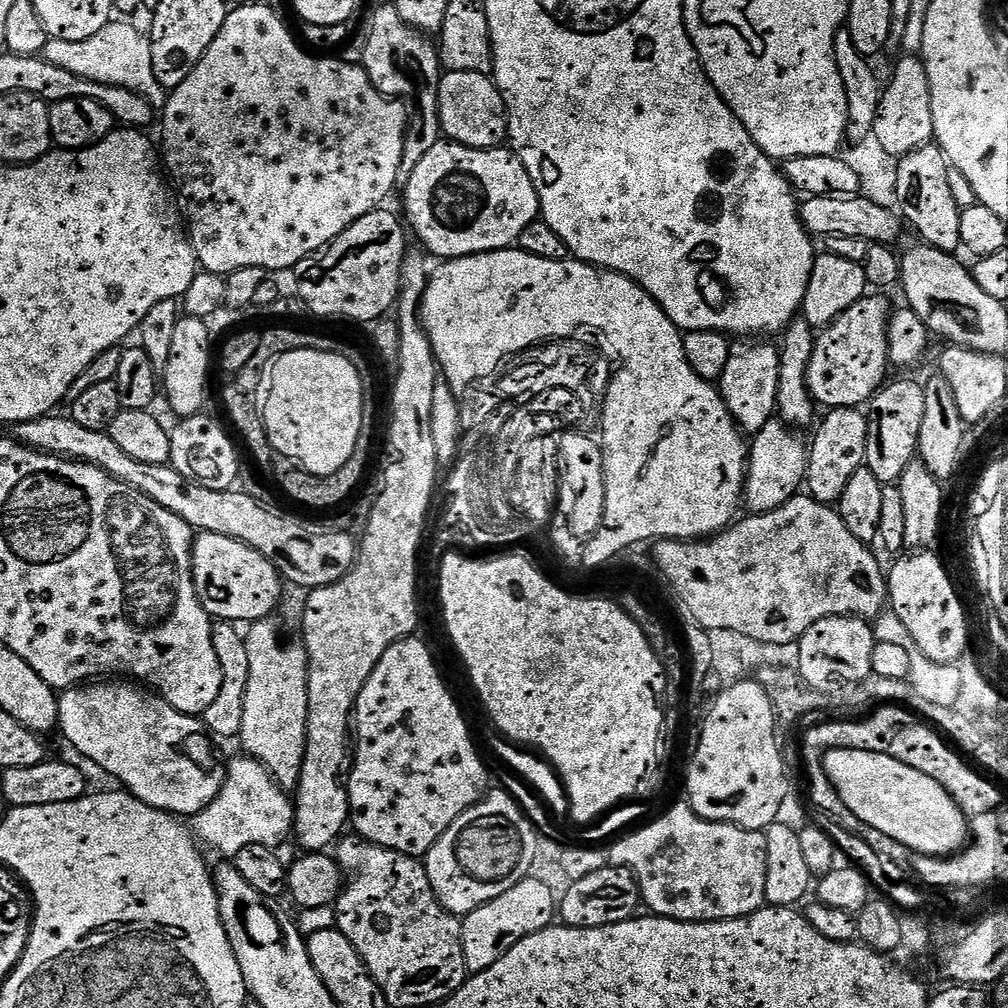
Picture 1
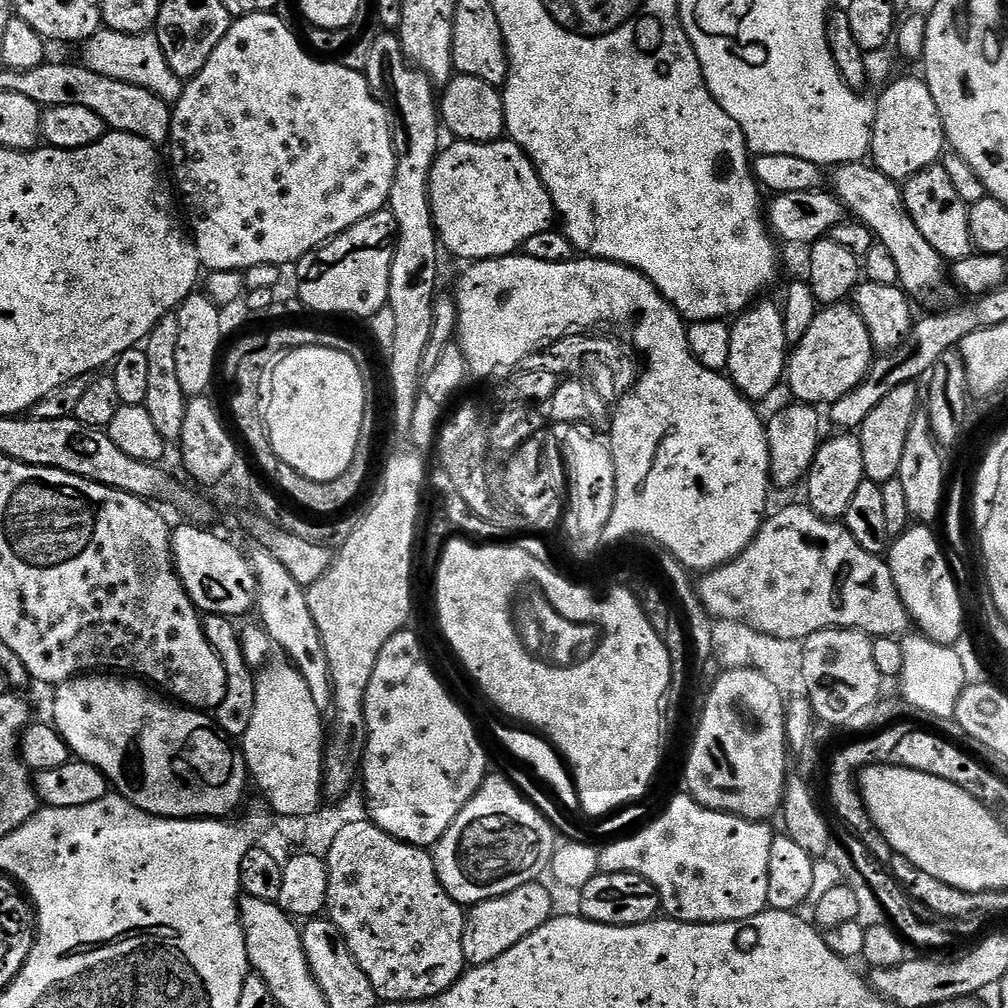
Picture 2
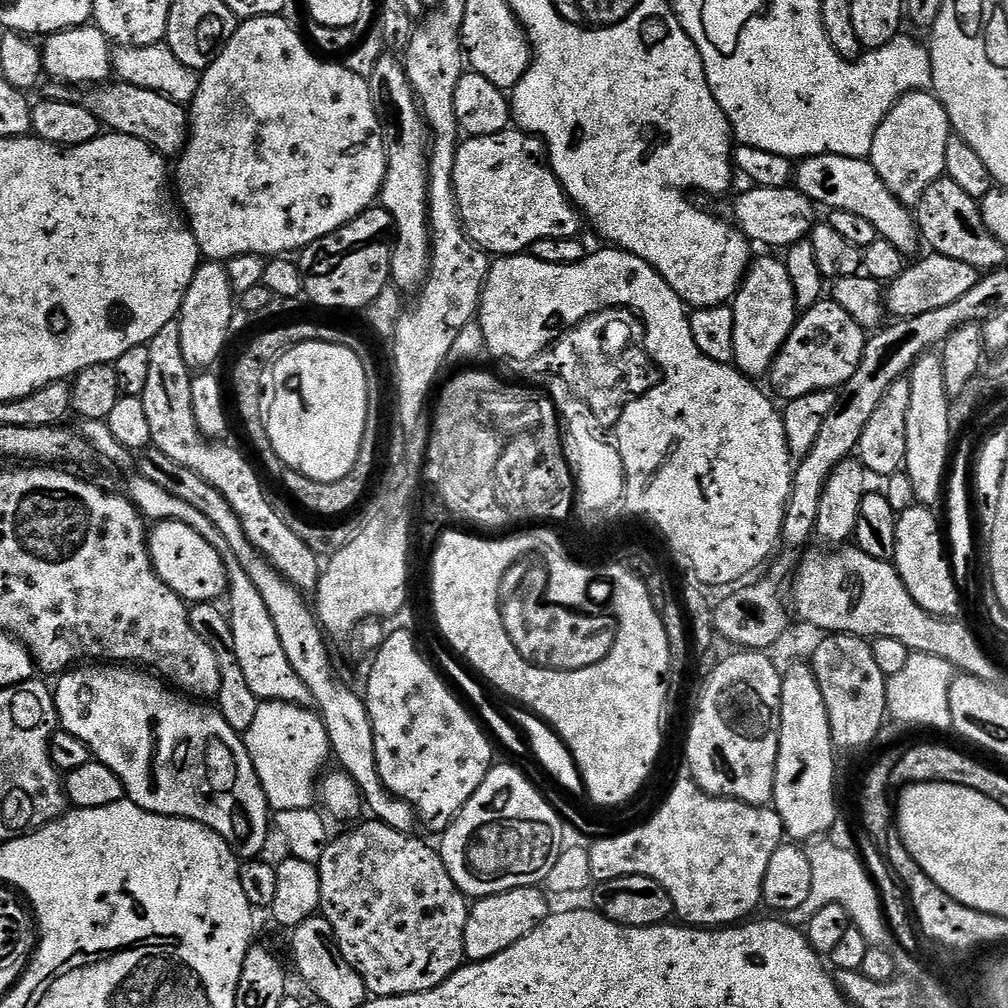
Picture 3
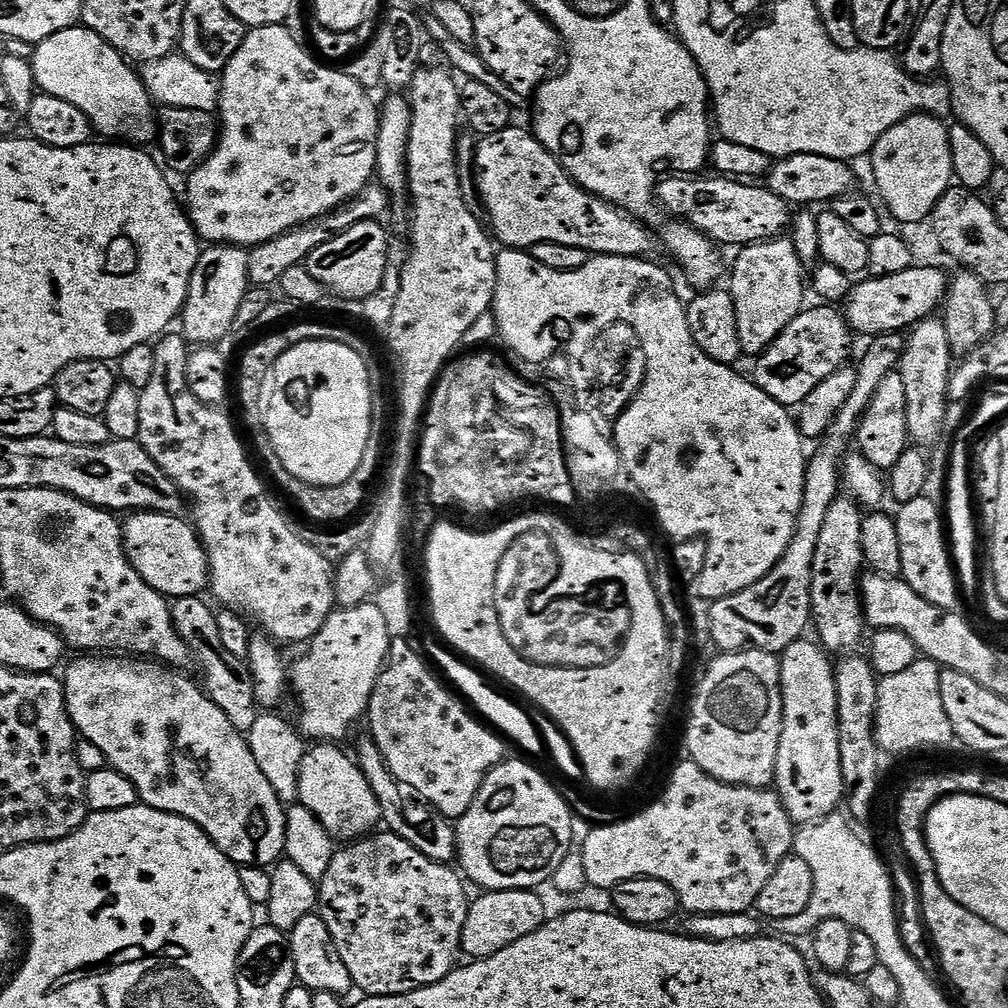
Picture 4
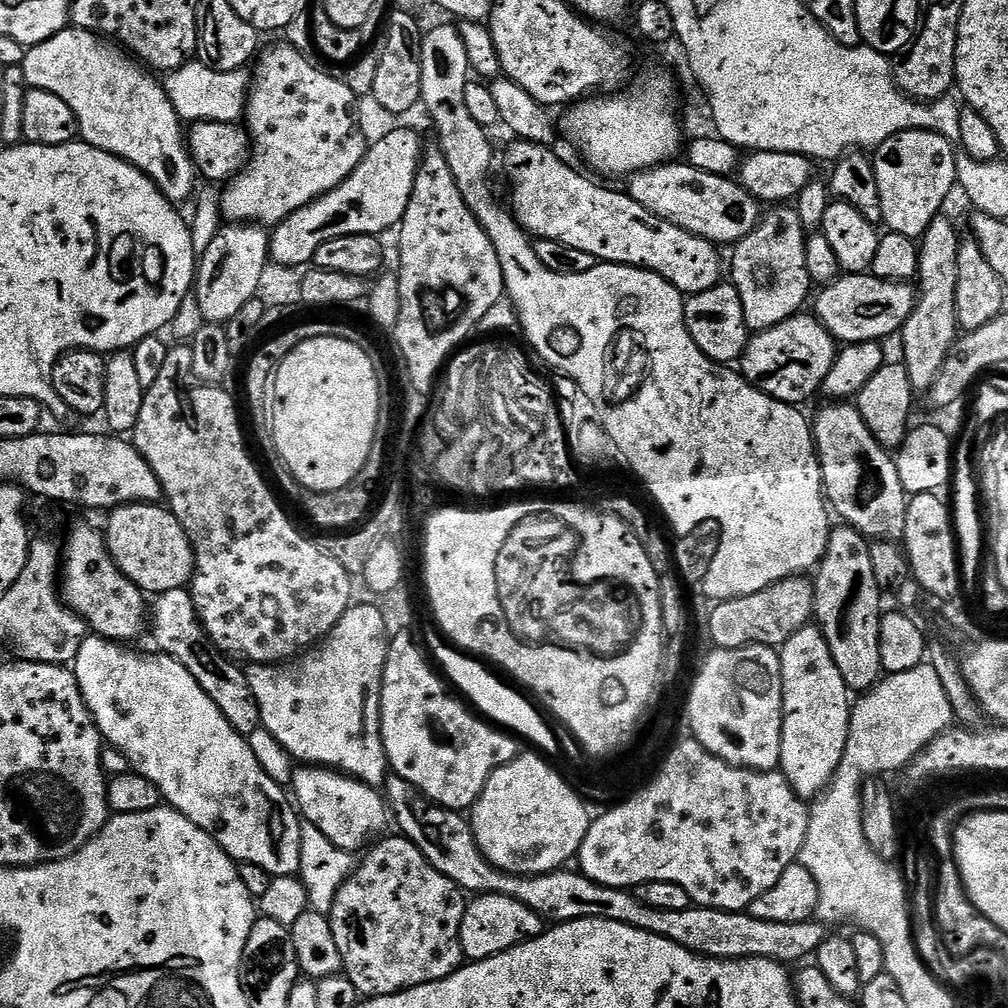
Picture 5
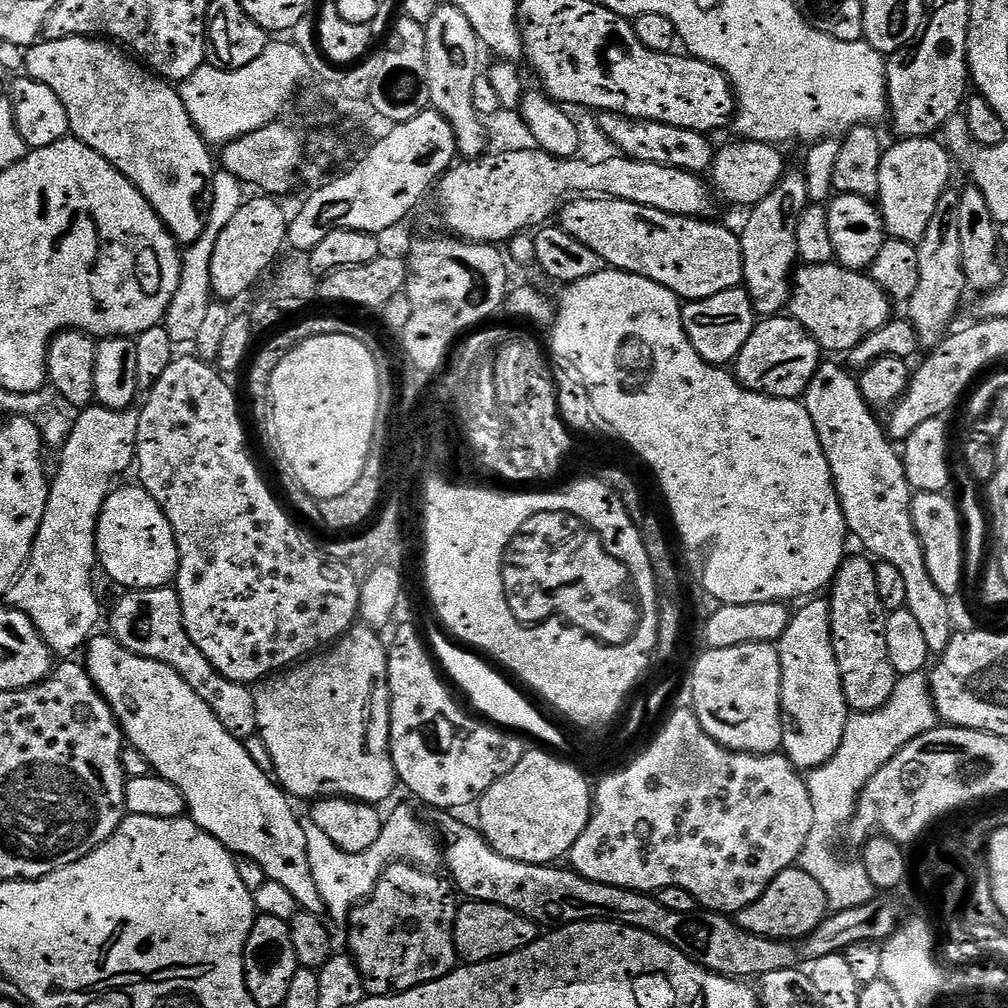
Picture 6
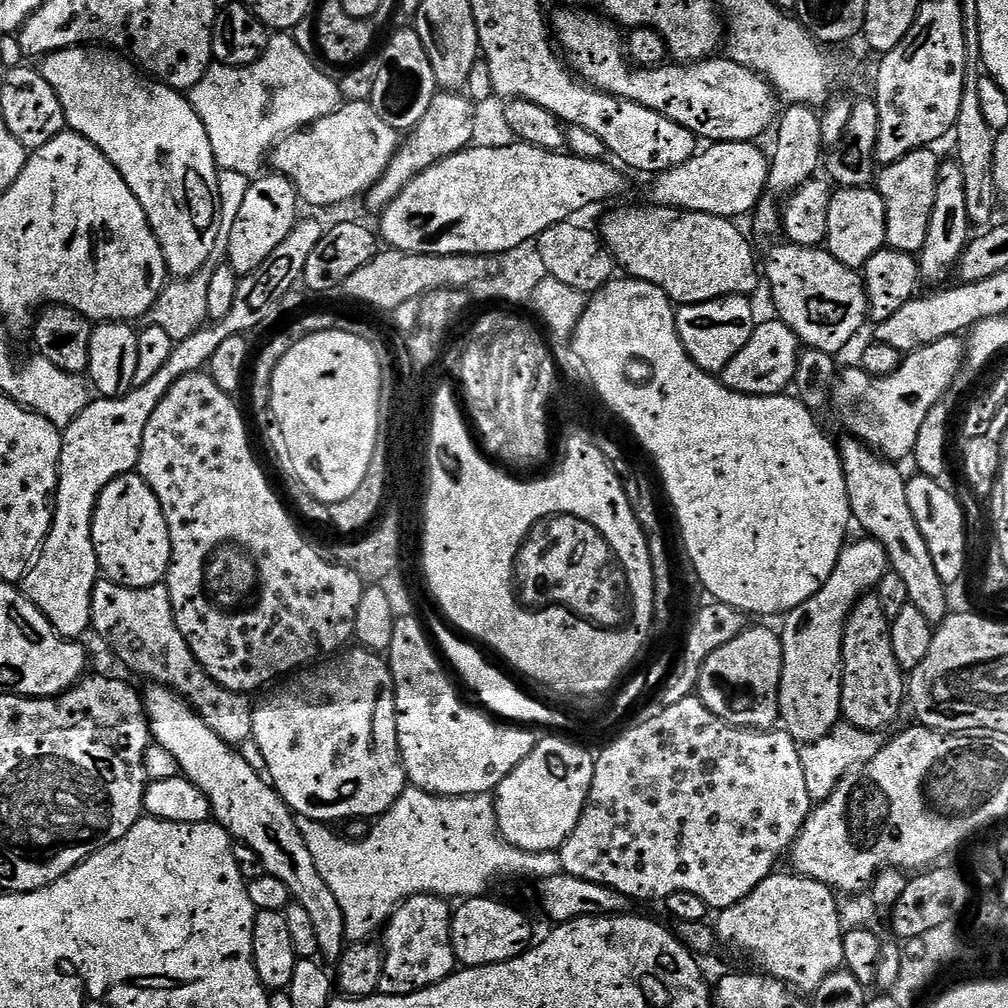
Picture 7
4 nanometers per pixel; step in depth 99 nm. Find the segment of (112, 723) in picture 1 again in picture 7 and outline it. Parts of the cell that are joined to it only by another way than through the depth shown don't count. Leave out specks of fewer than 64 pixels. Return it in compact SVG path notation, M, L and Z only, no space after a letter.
M148 686L142 695L153 741L174 754L174 762L178 762L182 775L206 794L215 823L222 825L233 841L250 846L250 850L258 850L265 873L278 878L278 882L286 882L286 890L290 890L293 901L310 914L320 941L343 941L346 922L342 918L342 906L338 906L334 890L326 886L326 878L318 874L288 803L261 773L250 767L250 762L246 762L233 745L218 738L182 697L163 686Z

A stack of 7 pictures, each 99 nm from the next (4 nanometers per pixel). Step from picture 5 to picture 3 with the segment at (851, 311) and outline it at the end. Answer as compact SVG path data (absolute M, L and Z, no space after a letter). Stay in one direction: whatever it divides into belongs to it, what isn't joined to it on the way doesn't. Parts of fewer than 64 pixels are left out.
M928 254L925 260L920 260L917 264L909 263L899 278L887 285L887 311L891 315L893 312L893 317L903 318L950 306L957 298L964 297L973 286L978 286L981 275L981 269L966 266L966 262L958 262L958 258Z

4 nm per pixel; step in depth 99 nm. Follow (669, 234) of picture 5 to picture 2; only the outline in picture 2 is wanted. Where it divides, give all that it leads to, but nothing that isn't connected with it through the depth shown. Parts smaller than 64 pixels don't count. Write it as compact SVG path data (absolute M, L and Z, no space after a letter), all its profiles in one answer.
M501 138L487 144L475 144L469 140L456 140L447 148L448 145L437 155L428 183L432 221L447 255L449 252L460 260L468 260L464 262L497 260L499 256L519 253L530 234L542 234L542 230L553 227L554 209L550 194L530 157L514 141Z

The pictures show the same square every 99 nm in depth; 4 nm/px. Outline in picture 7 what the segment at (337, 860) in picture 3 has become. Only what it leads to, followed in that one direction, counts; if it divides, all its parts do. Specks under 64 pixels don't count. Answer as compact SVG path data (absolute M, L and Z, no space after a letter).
M411 896L397 908L382 929L384 965L380 979L380 992L386 996L409 996L423 988L434 986L457 971L458 961L452 945L453 905L442 896Z

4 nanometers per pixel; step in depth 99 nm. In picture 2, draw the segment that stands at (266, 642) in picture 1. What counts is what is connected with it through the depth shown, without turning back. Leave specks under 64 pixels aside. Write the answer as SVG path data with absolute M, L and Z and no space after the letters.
M268 662L259 669L256 678L256 693L254 694L254 718L250 721L250 730L246 730L246 734L242 737L242 751L244 754L244 765L248 767L248 775L254 781L254 788L264 795L263 803L277 817L295 817L305 818L314 815L322 807L322 785L324 782L324 757L326 755L326 724L324 728L325 717L318 710L318 706L314 702L313 696L310 695L310 686L306 686L306 678L302 678L302 674L293 668L291 663L283 662L284 664L274 664L275 662Z

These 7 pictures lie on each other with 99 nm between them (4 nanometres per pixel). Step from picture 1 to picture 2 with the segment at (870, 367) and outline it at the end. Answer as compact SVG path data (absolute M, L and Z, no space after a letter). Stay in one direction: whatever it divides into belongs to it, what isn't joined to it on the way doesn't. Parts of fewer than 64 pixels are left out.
M841 302L821 307L817 311L814 322L810 322L810 330L789 351L786 369L786 388L792 391L791 399L802 404L813 406L831 406L838 398L850 394L866 378L874 359L874 349L870 330L866 330L866 322L851 303Z

